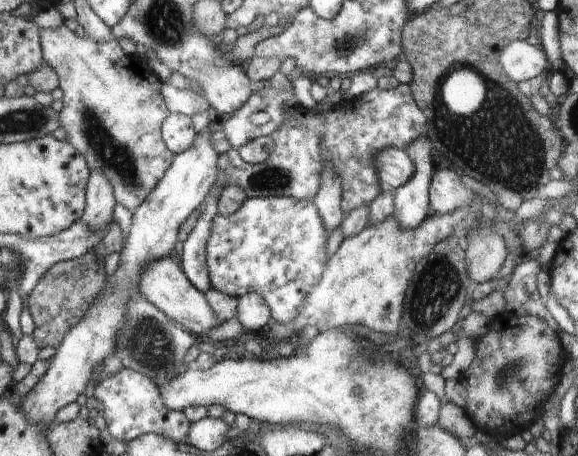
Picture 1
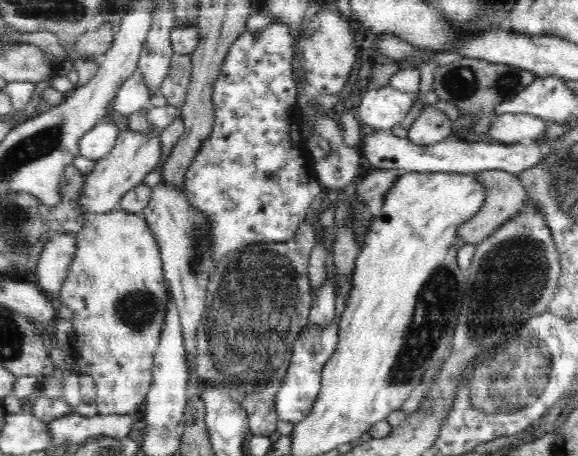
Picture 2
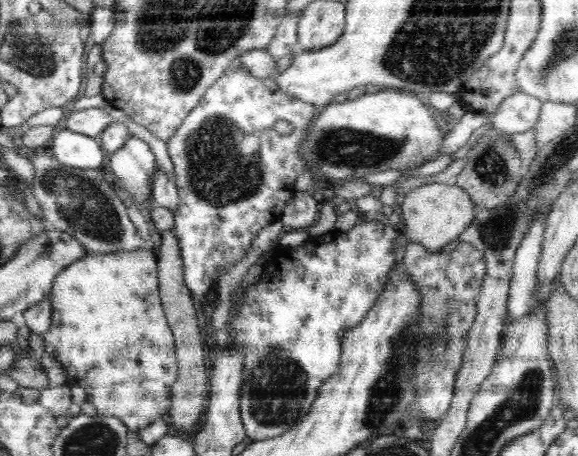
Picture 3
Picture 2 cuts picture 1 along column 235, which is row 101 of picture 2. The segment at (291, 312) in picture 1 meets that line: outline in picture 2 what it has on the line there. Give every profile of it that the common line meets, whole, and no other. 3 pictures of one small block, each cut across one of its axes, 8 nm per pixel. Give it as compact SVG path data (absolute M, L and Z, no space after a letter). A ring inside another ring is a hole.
M273 23L256 32L245 31L232 44L212 92L214 126L185 174L190 205L206 215L212 231L214 269L242 248L256 243L279 243L294 236L306 210L322 186L311 171L311 152L302 135L302 113L292 74L295 39L286 24Z

